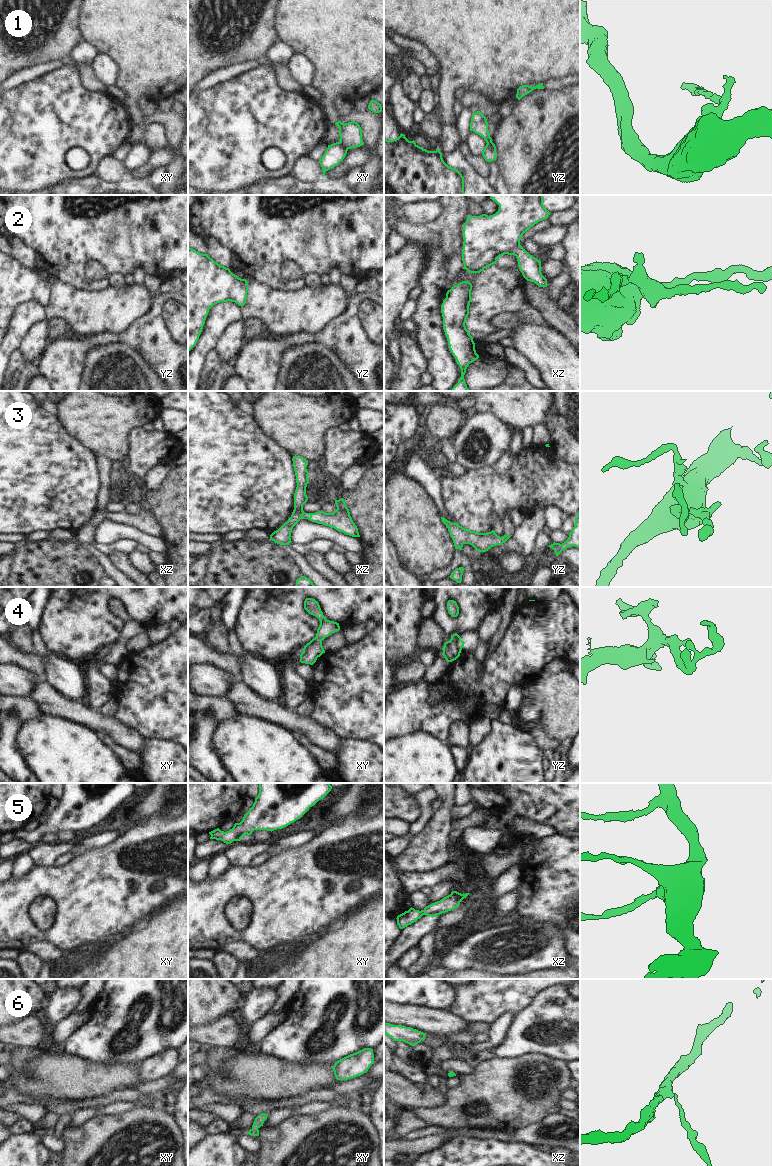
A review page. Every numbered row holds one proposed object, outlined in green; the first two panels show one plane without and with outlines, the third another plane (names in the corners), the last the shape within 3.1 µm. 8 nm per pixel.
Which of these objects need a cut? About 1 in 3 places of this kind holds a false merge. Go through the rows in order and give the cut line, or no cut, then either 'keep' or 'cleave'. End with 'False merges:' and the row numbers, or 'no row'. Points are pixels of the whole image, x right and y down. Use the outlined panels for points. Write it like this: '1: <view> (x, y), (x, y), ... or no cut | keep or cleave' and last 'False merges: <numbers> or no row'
1: xy (339, 142), (347, 149) | cleave
2: no cut | keep
3: xz (304, 512), (300, 518) | cleave
4: no cut | keep
5: no cut | keep
6: no cut | keep
False merges: 1, 3

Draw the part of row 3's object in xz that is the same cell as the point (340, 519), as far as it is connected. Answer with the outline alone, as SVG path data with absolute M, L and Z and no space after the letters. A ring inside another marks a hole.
M343 498L335 500L337 509L333 513L325 513L322 510L315 513L303 513L301 519L308 519L318 524L323 524L343 532L352 537L360 537L358 528L353 522L349 509Z

